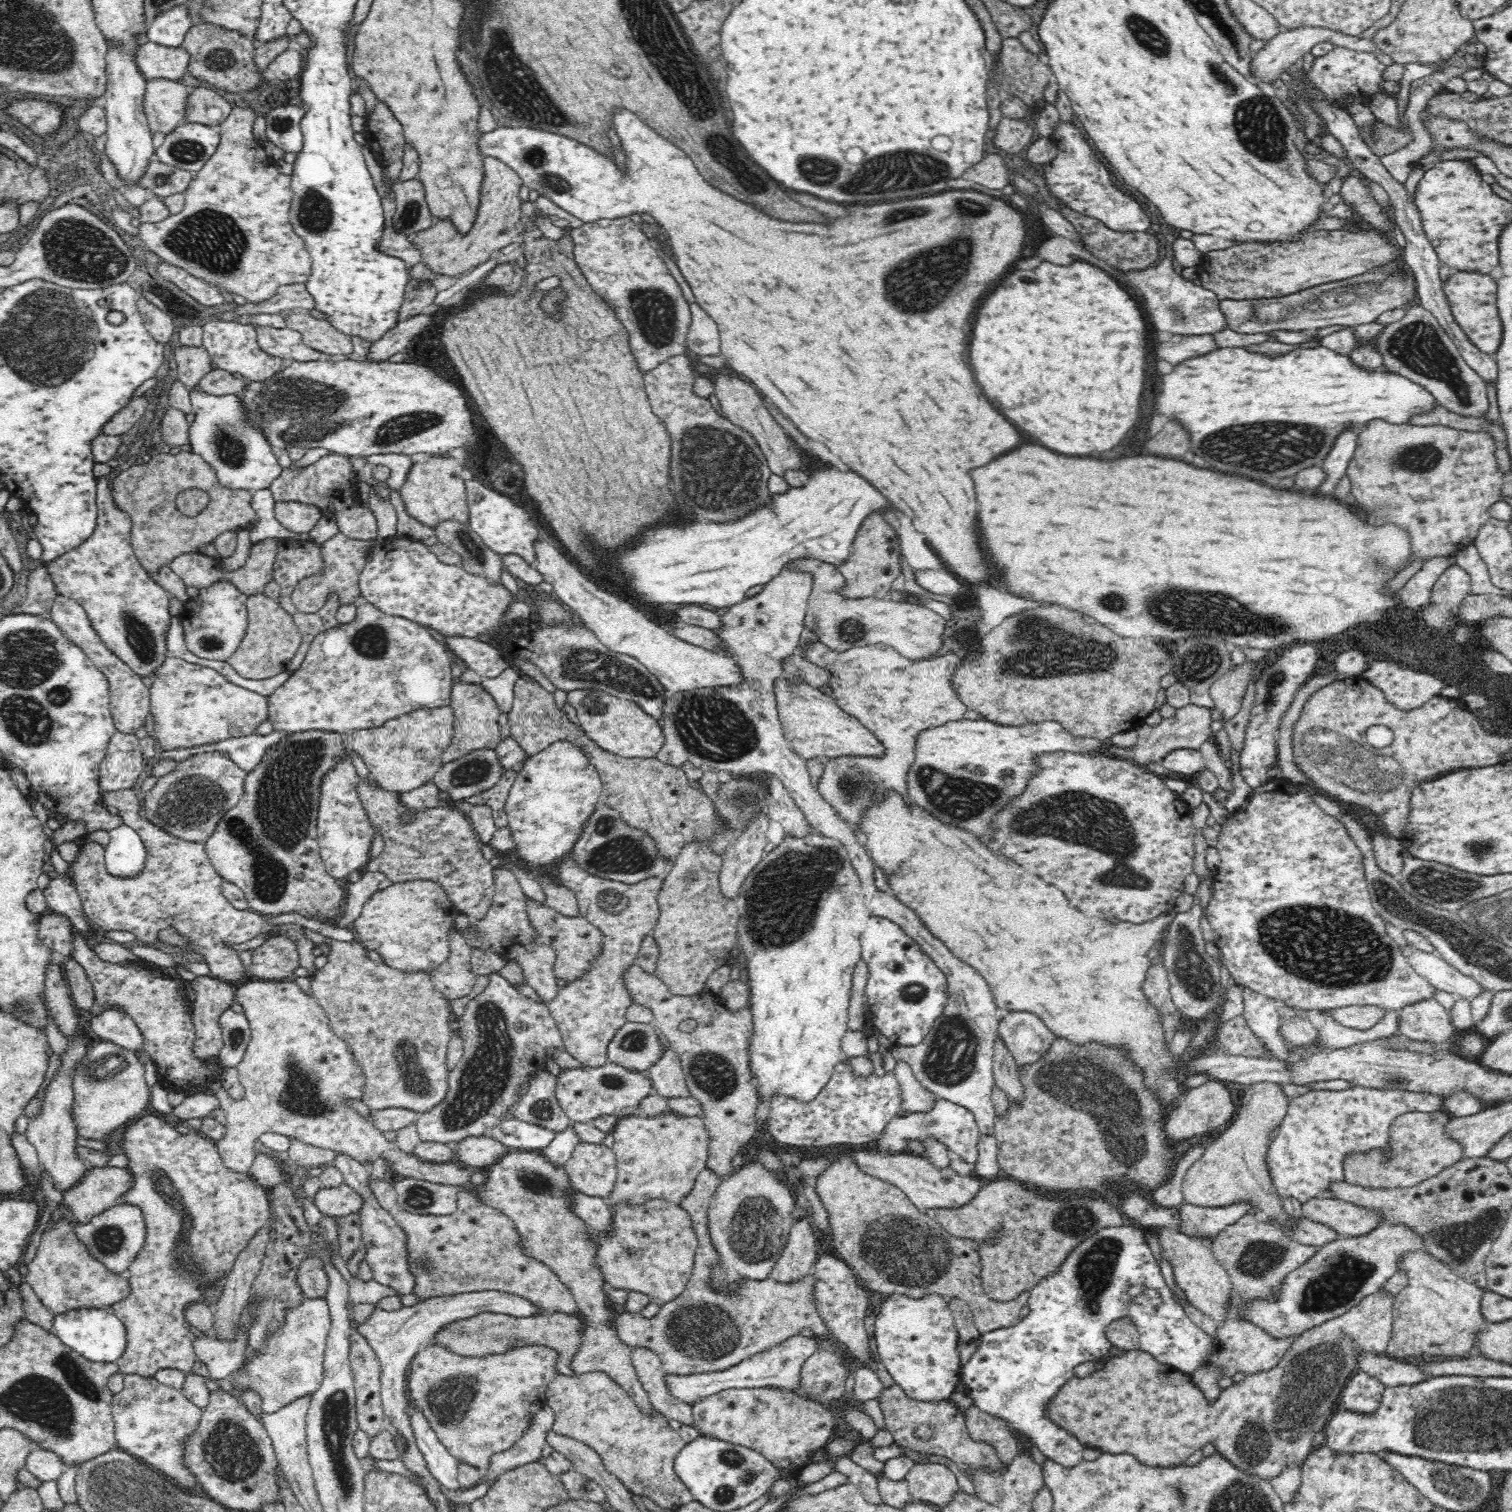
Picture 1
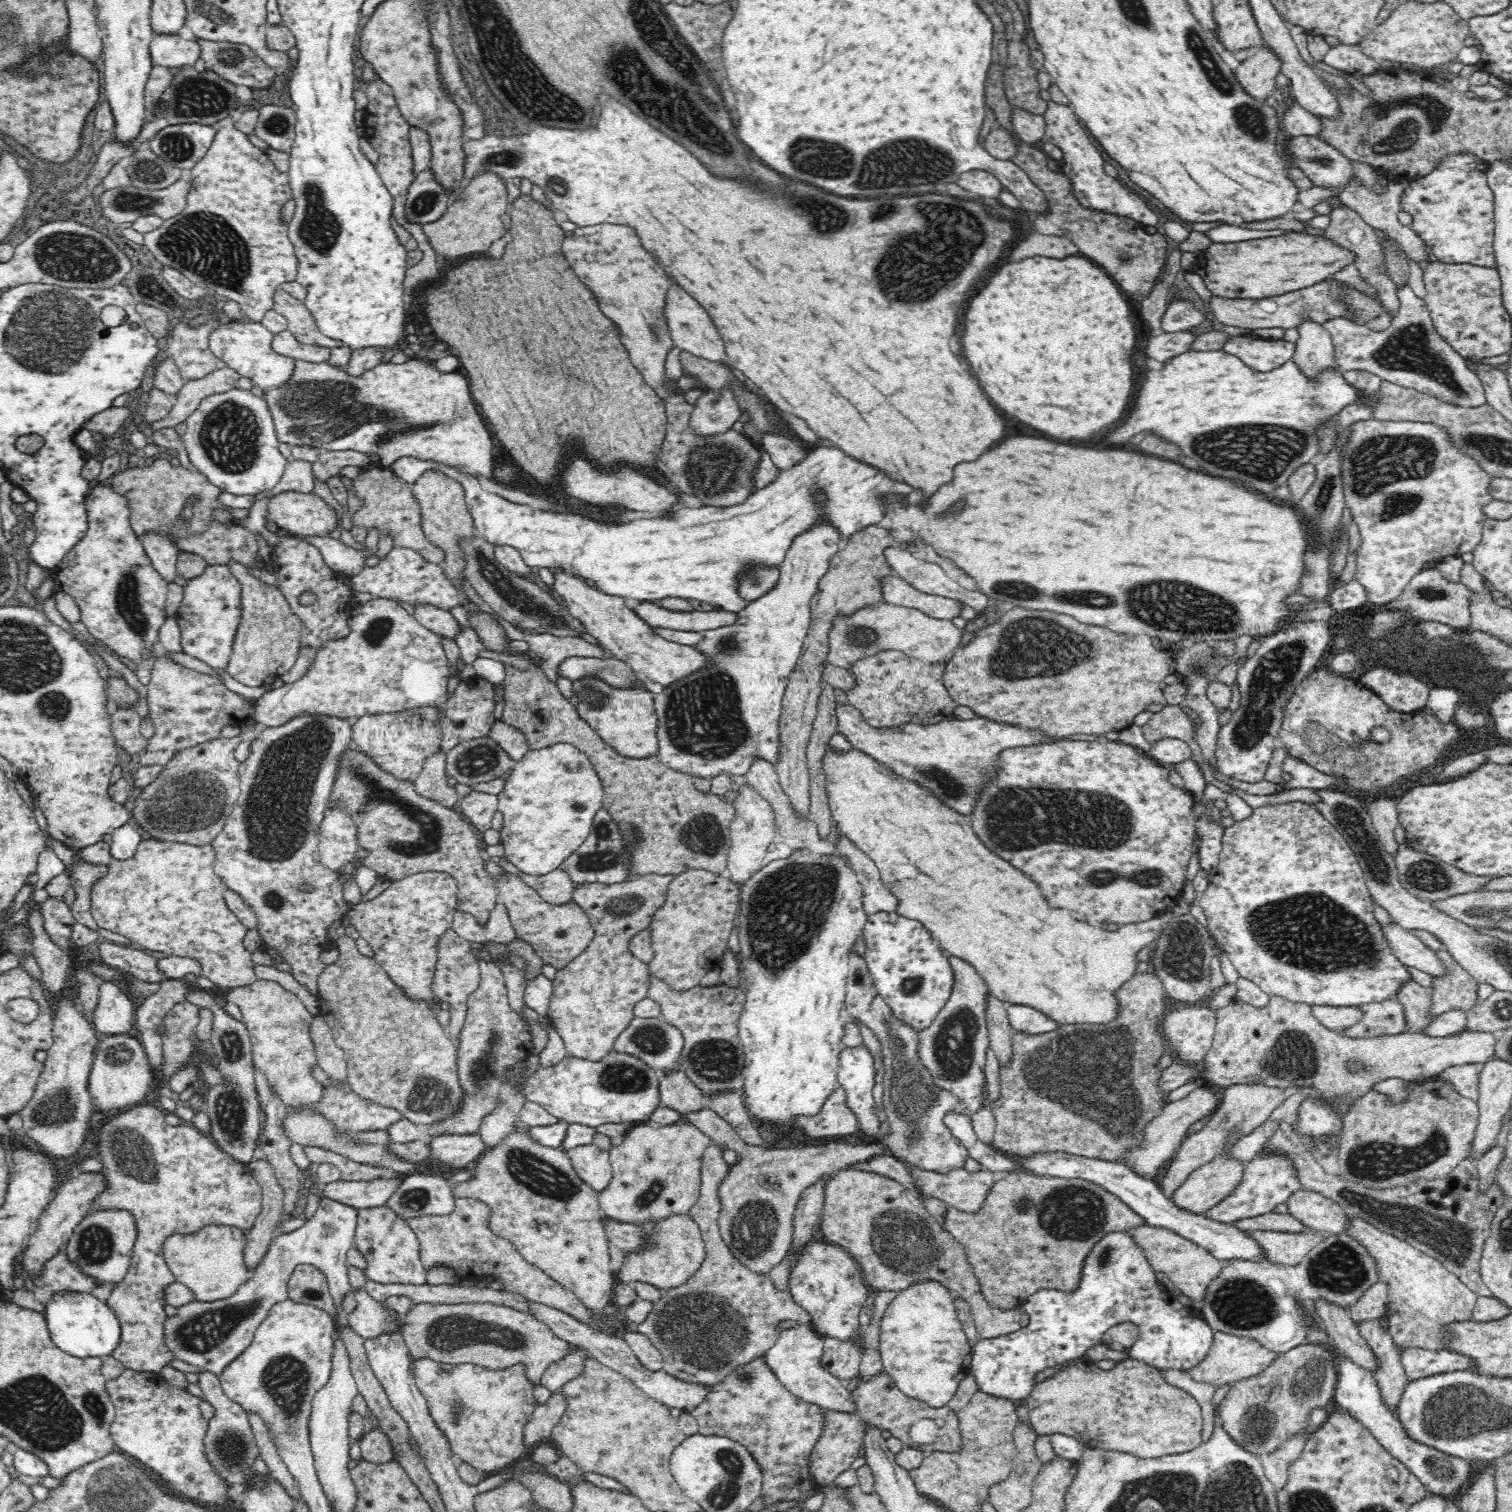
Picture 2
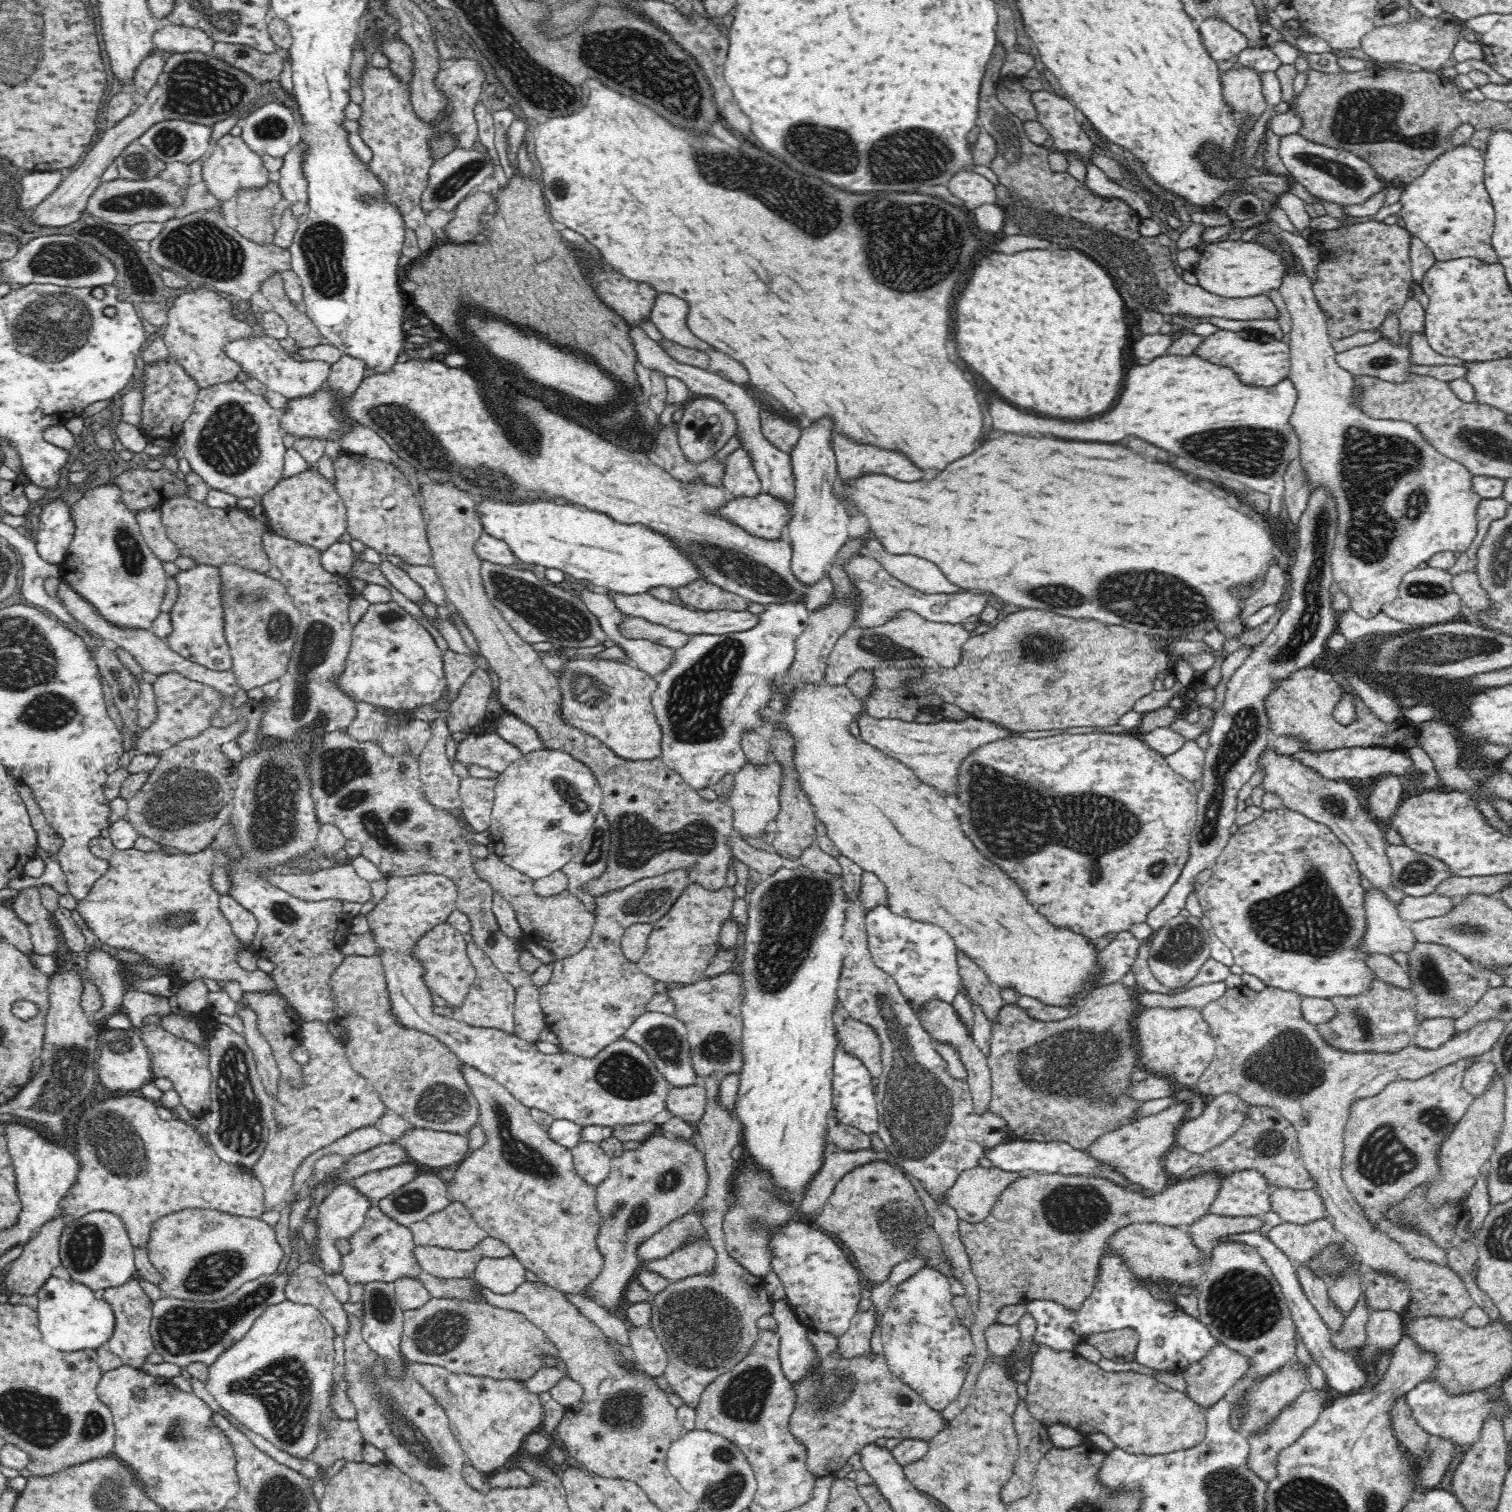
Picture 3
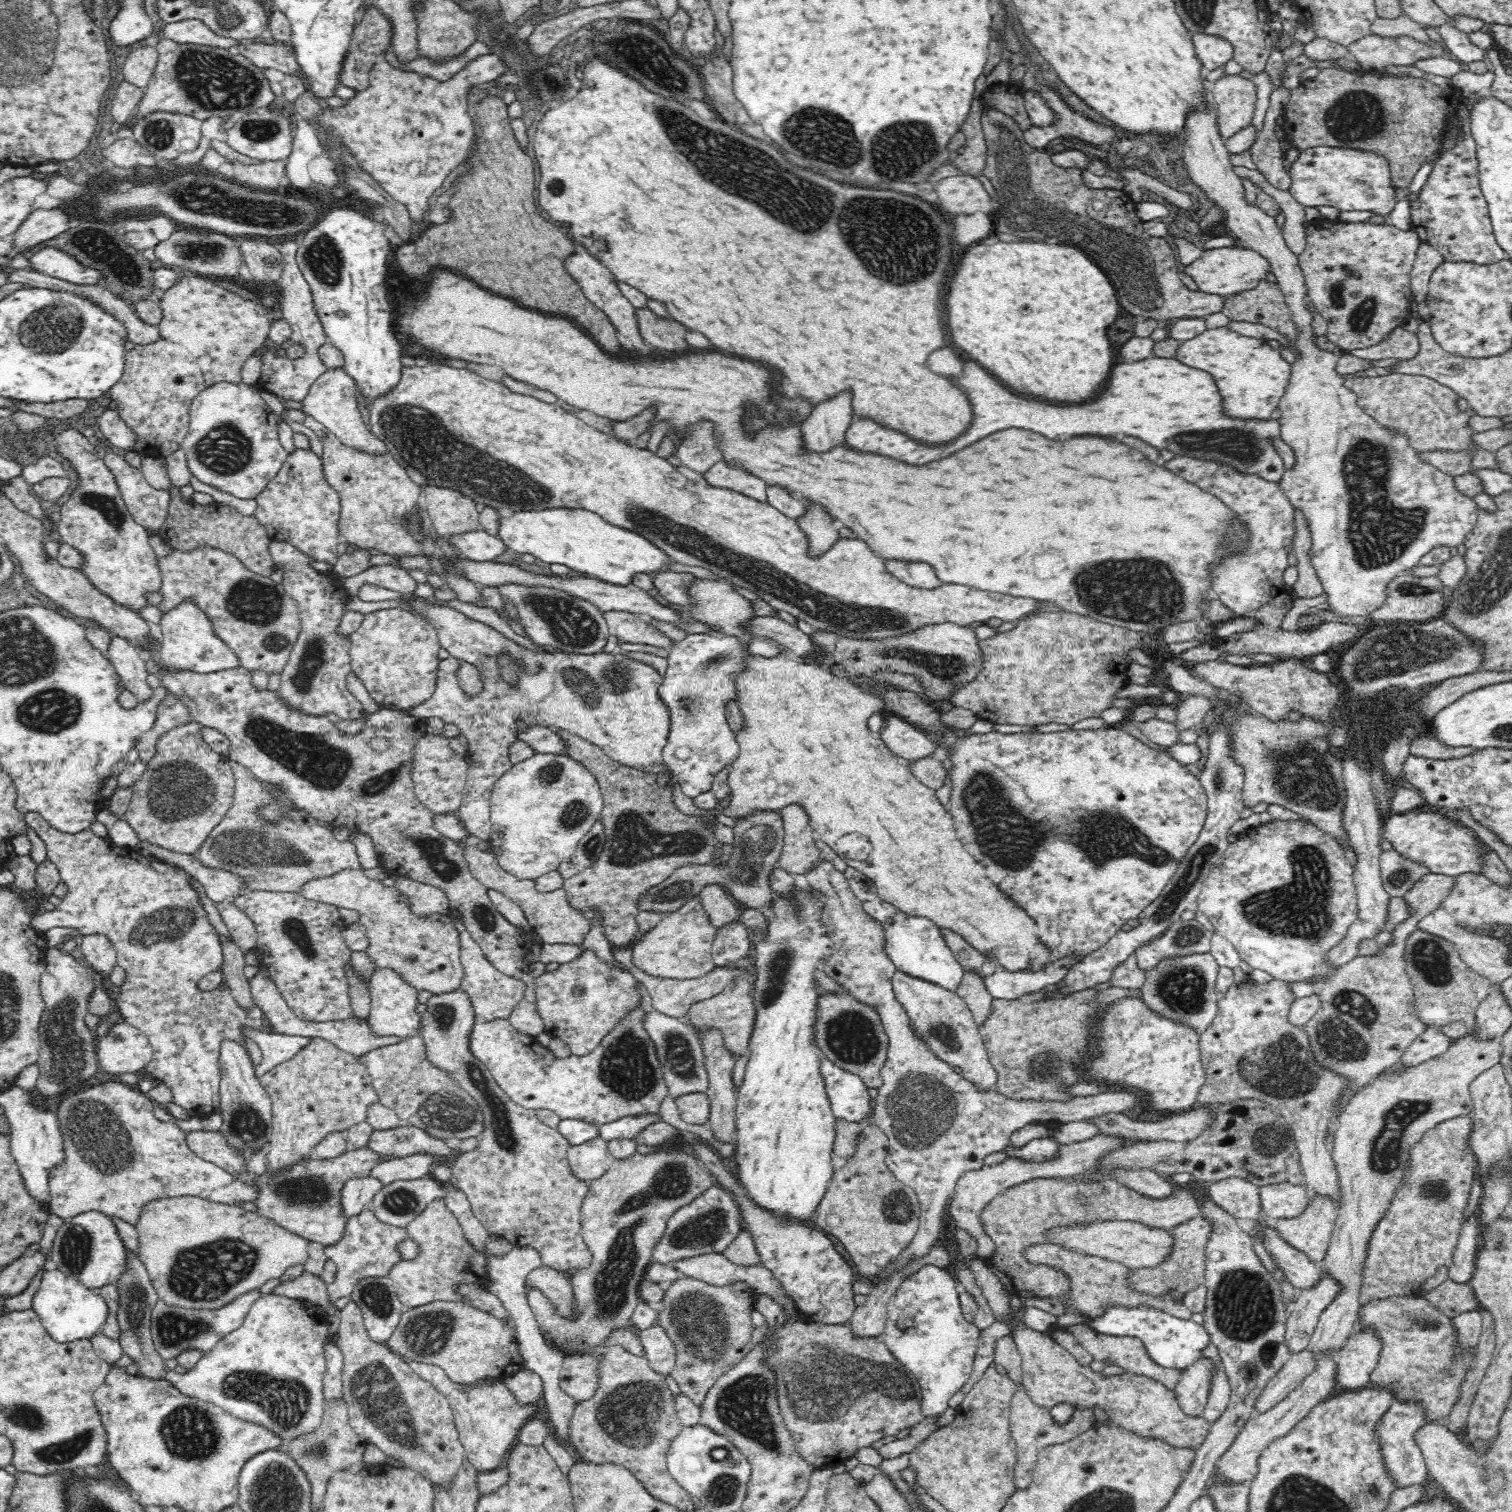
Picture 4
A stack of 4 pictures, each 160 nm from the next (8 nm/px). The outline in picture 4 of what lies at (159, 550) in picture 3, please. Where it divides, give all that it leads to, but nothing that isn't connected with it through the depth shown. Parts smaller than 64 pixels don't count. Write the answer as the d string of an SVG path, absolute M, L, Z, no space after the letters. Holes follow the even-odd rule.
M100 448L104 453L102 457L108 469L112 475L114 475L114 481L118 485L118 491L120 491L122 500L126 507L128 507L128 513L134 518L137 523L145 526L147 530L153 530L153 532L160 533L163 525L166 521L166 516L169 514L169 504L171 501L171 491L158 490L148 484L148 481L144 478L143 472L135 467L132 467L124 457L115 454L109 448Z

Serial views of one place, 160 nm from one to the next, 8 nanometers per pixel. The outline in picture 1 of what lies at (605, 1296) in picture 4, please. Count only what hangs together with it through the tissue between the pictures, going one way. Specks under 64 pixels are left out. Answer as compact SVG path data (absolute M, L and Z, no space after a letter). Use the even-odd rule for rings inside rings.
M671 1111L647 1118L630 1114L620 1117L612 1135L611 1149L616 1157L618 1173L616 1184L606 1199L610 1208L618 1205L641 1205L654 1199L664 1199L679 1205L693 1189L698 1173L707 1166L709 1134L700 1117L685 1117Z

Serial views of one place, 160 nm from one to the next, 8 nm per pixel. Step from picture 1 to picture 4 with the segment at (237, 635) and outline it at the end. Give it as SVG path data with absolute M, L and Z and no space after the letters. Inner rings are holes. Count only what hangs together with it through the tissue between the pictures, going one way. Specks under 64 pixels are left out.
M184 601L176 608L163 613L160 623L162 640L157 660L159 669L208 674L240 667L237 654L223 640L216 637L208 615L192 601Z

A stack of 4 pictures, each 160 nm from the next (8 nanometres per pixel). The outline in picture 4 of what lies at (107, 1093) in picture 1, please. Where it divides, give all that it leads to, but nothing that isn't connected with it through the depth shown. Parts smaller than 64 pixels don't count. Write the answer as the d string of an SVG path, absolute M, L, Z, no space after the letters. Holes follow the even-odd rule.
M126 1022L110 1026L106 1036L96 1039L96 1052L99 1068L108 1074L122 1074L134 1072L138 1075L145 1073L146 1064L152 1060L153 1048L149 1038L138 1028Z

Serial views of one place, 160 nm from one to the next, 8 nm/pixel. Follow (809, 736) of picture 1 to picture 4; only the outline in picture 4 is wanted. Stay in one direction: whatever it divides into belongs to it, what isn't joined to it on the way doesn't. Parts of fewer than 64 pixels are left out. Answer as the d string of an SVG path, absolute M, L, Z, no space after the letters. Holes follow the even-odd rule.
M892 715L885 722L881 739L902 761L918 761L932 754L939 753L936 741L922 730Z

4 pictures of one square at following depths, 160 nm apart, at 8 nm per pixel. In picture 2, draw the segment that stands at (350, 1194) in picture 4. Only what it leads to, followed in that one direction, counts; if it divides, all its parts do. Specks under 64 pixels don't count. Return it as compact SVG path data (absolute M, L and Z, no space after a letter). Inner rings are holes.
M322 1197L315 1213L304 1225L294 1232L276 1234L262 1263L252 1278L241 1284L239 1290L229 1298L203 1304L193 1301L175 1307L174 1315L164 1318L164 1340L162 1343L172 1351L174 1358L196 1366L202 1371L220 1375L228 1364L242 1354L255 1336L255 1330L272 1306L289 1299L288 1281L297 1265L307 1263L322 1271L330 1288L330 1295L336 1301L337 1320L348 1323L348 1313L341 1308L343 1297L350 1293L347 1255L355 1248L357 1216L361 1210L337 1200Z

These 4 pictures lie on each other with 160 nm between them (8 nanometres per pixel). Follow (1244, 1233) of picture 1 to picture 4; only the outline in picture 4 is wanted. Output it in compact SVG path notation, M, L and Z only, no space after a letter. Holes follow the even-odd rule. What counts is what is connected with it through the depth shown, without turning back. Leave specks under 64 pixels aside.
M1310 1192L1308 1206L1304 1208L1302 1214L1298 1214L1296 1218L1275 1219L1271 1222L1271 1226L1279 1232L1284 1241L1288 1242L1288 1245L1301 1250L1312 1263L1321 1265L1325 1261L1326 1254L1328 1254L1328 1248L1335 1230L1336 1216L1337 1209L1334 1208L1331 1196Z

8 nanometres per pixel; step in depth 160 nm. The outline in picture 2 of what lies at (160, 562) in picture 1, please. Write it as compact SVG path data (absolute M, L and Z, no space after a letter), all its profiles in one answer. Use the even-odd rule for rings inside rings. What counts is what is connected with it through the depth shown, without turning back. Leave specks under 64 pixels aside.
M164 456L156 458L151 466L141 467L134 463L129 469L116 473L112 478L111 488L128 499L131 528L139 537L148 530L153 530L174 541L176 536L180 538L184 534L202 532L213 518L212 510L224 507L218 501L222 490L208 481L200 471L193 466L190 469L180 465L171 466L170 458ZM187 504L191 504L196 518L184 523L180 512Z

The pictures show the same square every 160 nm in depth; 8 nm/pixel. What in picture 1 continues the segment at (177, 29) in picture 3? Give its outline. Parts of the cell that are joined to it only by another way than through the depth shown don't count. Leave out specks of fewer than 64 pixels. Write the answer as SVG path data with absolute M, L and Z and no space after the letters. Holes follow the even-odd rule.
M145 40L139 46L136 58L138 67L148 81L154 78L177 80L189 70L189 54L182 46L172 48Z

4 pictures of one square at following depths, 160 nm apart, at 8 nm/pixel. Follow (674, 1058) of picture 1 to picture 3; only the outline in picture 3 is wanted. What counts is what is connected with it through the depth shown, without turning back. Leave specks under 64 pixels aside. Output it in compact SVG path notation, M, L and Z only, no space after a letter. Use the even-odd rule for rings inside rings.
M702 1084L687 1087L669 1087L665 1104L674 1117L694 1122L700 1120L705 1113L707 1098Z

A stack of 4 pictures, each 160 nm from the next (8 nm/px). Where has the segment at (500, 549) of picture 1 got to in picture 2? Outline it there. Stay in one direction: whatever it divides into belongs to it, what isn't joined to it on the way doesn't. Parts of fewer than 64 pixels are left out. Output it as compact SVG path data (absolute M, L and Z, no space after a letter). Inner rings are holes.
M826 440L815 449L810 450L798 464L778 473L776 480L764 488L755 489L740 504L732 506L708 506L684 508L673 514L674 518L650 518L650 520L632 520L628 524L604 524L592 518L578 514L556 514L556 512L532 509L528 504L514 503L500 497L497 493L487 492L480 487L476 477L465 475L456 467L448 470L449 475L457 480L465 492L465 503L477 532L482 534L492 545L514 548L529 566L549 568L582 578L597 590L623 598L634 598L638 601L655 601L660 598L683 598L709 602L715 608L739 613L748 605L738 591L736 582L738 574L748 564L765 564L778 566L785 559L787 551L798 534L814 526L818 518L829 520L841 532L842 540L852 534L880 522L884 518L884 508L878 502L880 494L910 494L912 486L904 482L890 480L884 472L848 458L834 446L826 446ZM812 490L823 490L827 501L818 505L812 497Z

